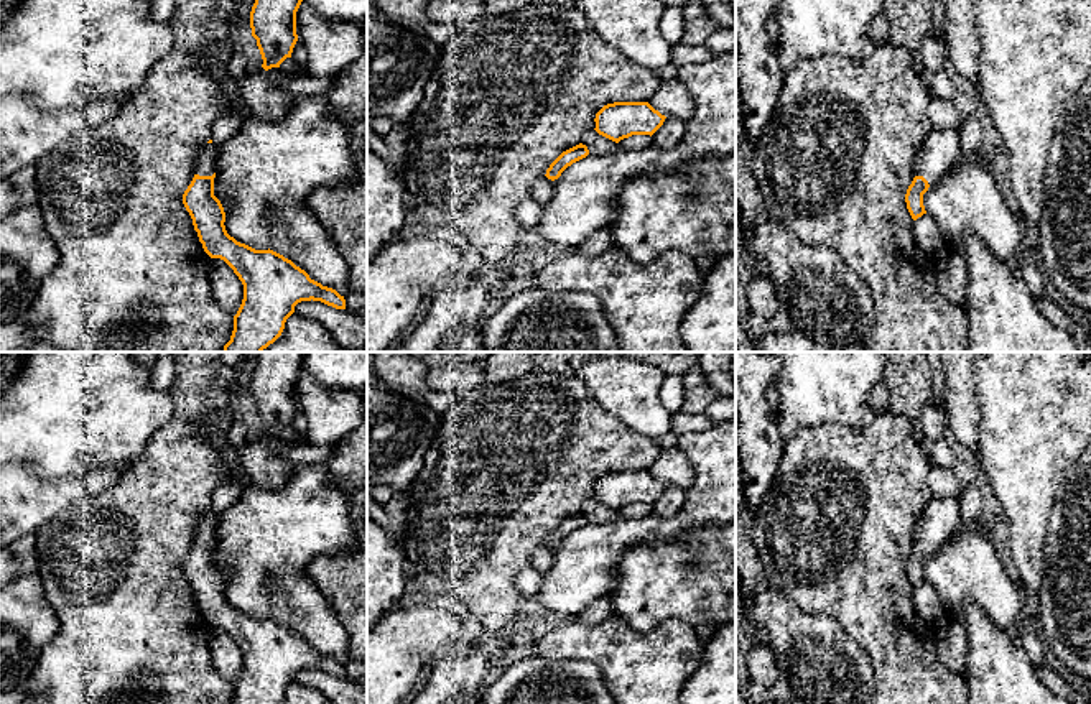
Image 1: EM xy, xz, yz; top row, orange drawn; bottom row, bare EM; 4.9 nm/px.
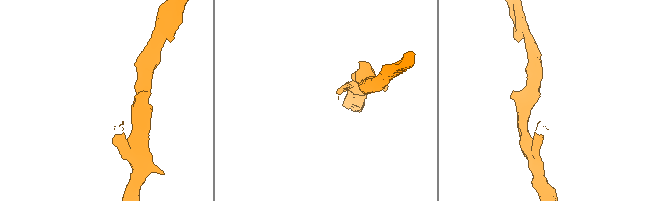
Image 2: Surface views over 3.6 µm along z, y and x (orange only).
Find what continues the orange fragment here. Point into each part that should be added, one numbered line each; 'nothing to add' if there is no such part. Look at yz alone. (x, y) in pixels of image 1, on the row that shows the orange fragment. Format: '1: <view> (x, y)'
1: yz (935, 153)

